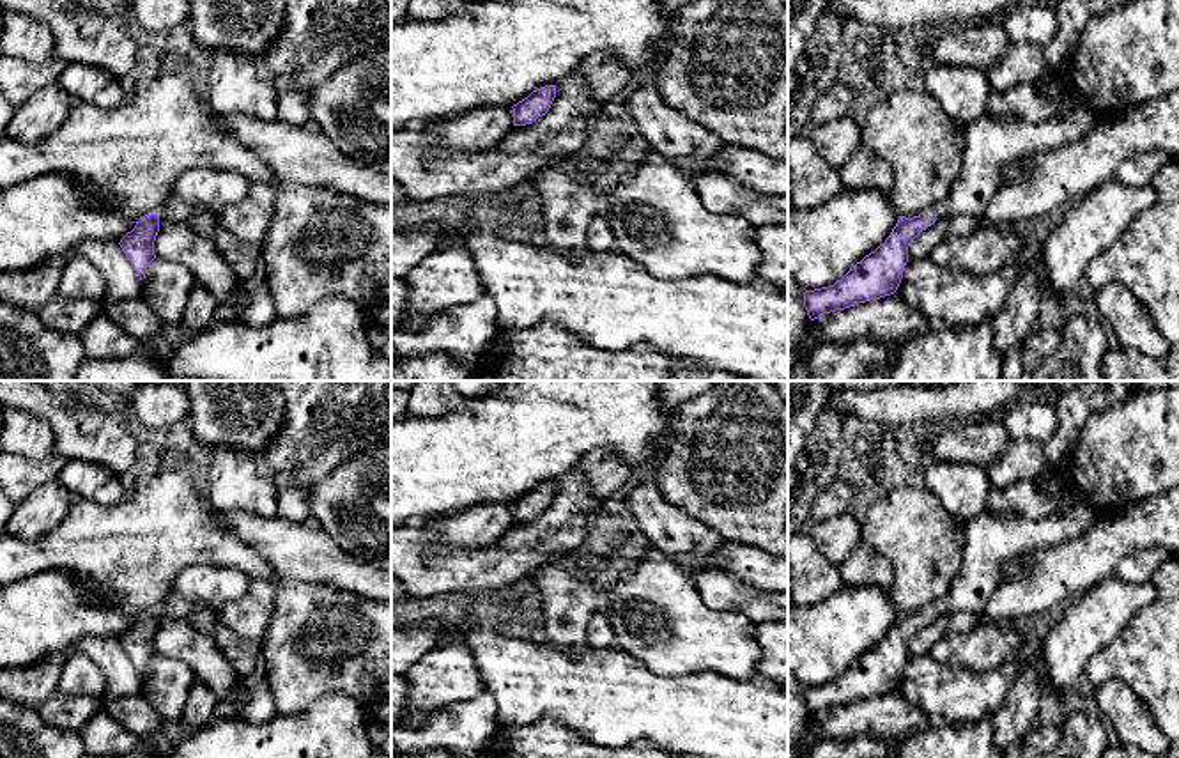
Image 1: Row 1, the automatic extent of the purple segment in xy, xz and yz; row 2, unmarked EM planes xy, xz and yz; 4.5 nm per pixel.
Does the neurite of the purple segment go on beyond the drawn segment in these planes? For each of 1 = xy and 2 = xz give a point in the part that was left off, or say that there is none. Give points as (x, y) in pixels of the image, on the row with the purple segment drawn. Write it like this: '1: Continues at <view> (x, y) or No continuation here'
1: No continuation here
2: No continuation here

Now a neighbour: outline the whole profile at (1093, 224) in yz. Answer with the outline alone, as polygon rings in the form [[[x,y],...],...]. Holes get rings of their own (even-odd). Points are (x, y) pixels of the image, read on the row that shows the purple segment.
[[[1112,179],[1075,200],[1043,243],[1041,260],[1052,289],[1071,296],[1090,260],[1110,250],[1154,198],[1152,186]]]

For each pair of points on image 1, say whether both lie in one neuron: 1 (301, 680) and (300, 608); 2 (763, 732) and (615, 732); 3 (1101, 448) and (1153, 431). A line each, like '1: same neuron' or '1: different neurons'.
1: same neuron
2: same neuron
3: same neuron

